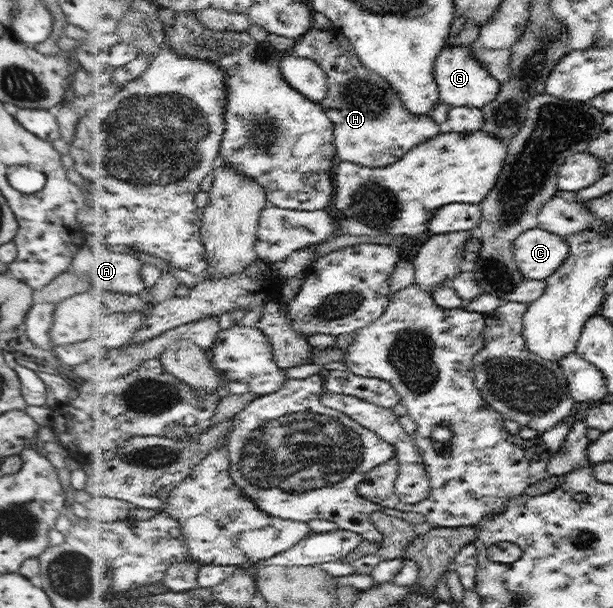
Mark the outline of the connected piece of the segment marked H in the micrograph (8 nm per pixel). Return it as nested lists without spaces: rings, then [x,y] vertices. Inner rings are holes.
[[[334,26],[329,29],[312,27],[307,34],[300,38],[301,42],[295,46],[295,56],[311,58],[322,65],[328,77],[330,91],[325,100],[322,100],[323,108],[327,116],[335,123],[336,154],[341,160],[349,160],[363,164],[363,166],[387,166],[397,160],[401,160],[409,150],[413,150],[417,144],[427,142],[429,138],[435,138],[446,130],[446,125],[437,124],[431,116],[415,114],[403,104],[402,96],[394,86],[391,86],[383,76],[367,68],[359,58],[354,44],[341,30]]]

